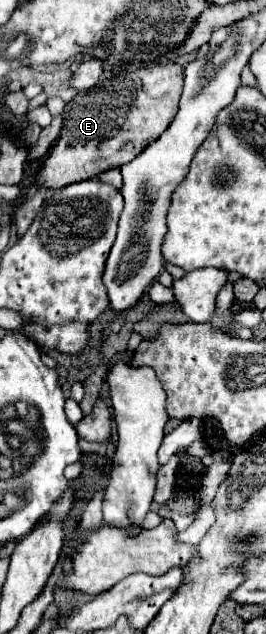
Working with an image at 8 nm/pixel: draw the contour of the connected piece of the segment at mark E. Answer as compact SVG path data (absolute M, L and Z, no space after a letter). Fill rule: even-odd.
M166 61L136 71L120 71L102 79L94 89L80 91L62 113L64 127L38 173L38 185L58 189L76 181L92 179L102 171L132 161L170 127L170 121L178 113L182 81L184 67Z

